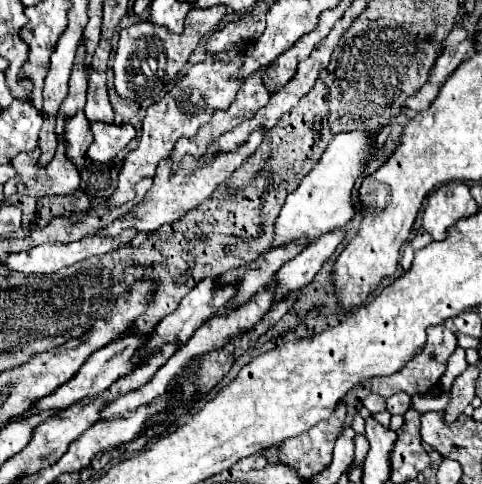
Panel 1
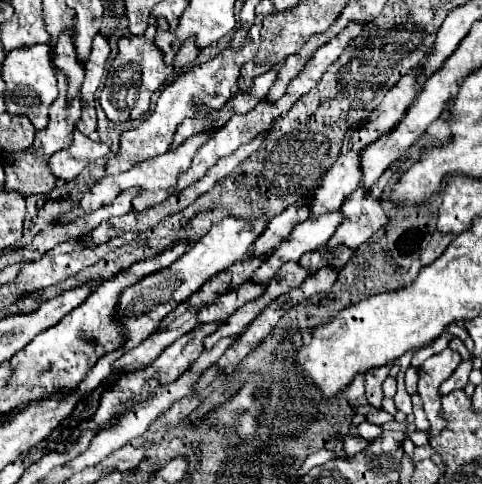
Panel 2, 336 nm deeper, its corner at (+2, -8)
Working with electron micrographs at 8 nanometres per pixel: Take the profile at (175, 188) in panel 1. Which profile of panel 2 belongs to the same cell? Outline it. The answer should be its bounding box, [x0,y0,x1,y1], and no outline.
[15,240,111,294]

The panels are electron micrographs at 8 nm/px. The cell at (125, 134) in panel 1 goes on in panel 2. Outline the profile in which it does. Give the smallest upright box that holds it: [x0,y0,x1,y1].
[49,130,109,182]

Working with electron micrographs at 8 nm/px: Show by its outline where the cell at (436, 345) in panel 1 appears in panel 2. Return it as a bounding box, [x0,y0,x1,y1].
[419,348,461,436]

